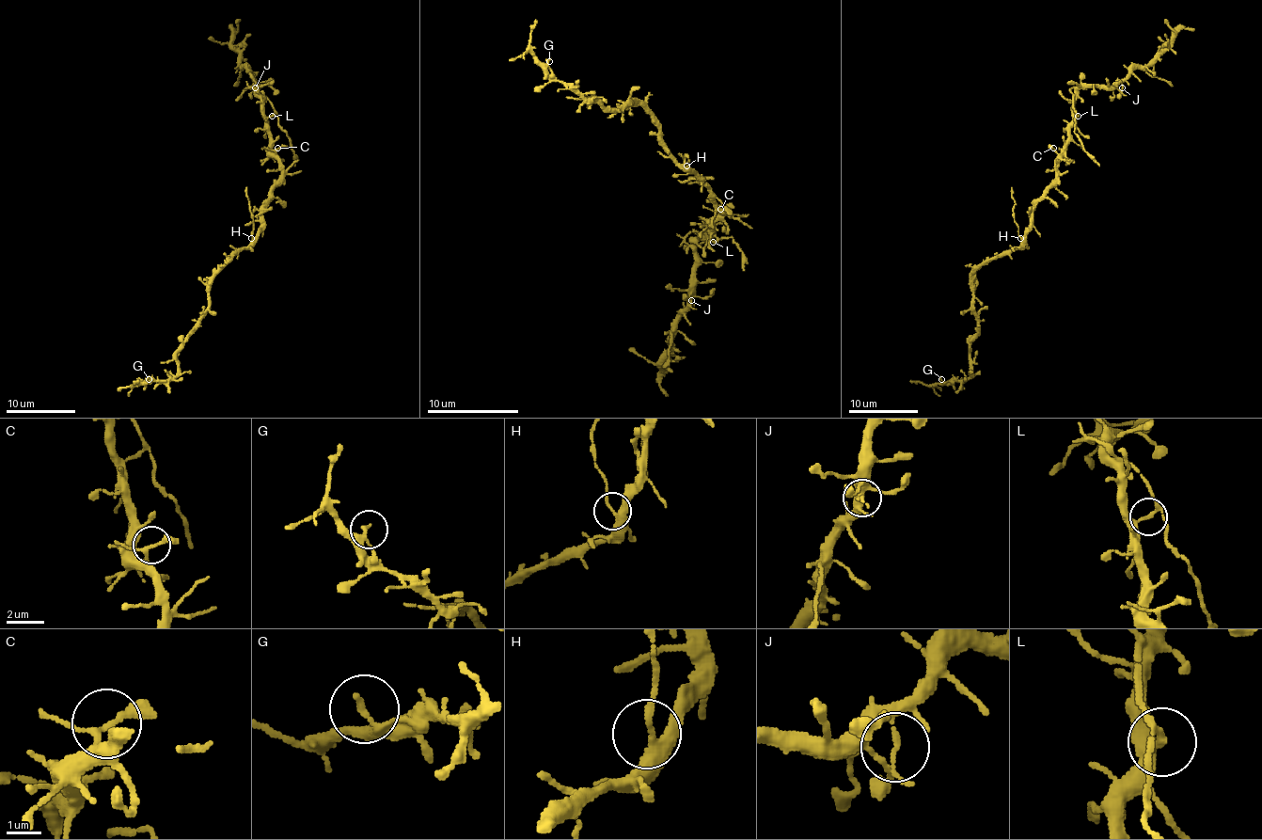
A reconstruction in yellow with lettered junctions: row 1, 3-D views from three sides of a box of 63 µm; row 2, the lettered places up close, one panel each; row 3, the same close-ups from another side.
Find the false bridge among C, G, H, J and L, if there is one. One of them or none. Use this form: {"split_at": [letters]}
{"split_at": ["L"]}

